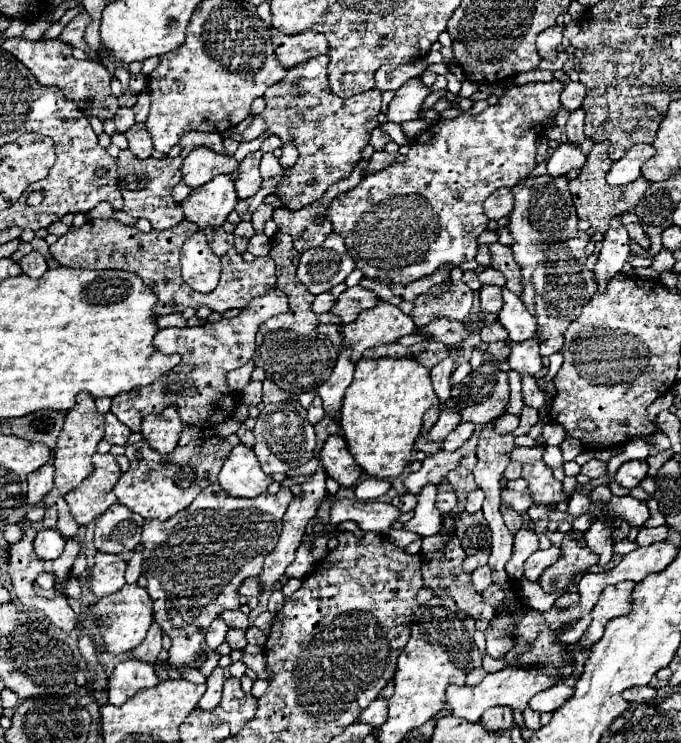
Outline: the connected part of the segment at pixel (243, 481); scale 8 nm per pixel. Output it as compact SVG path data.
M239 444L231 450L217 482L229 496L255 498L267 490L273 478L259 468L255 452L249 446Z

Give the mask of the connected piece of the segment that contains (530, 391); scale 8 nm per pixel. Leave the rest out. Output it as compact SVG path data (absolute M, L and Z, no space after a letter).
M523 376L523 404L531 408L541 408L545 404L547 396L539 390L537 380L533 376Z

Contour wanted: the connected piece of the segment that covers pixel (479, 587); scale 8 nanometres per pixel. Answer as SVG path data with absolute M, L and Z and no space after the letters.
M489 566L477 568L471 576L473 576L473 586L475 586L475 590L477 590L479 594L491 584L491 568L489 568Z

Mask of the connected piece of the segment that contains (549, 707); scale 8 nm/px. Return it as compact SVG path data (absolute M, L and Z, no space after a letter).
M557 684L549 690L543 690L539 694L535 694L529 702L529 708L535 710L535 712L555 712L559 710L567 698L573 696L573 688L567 686L567 684Z

